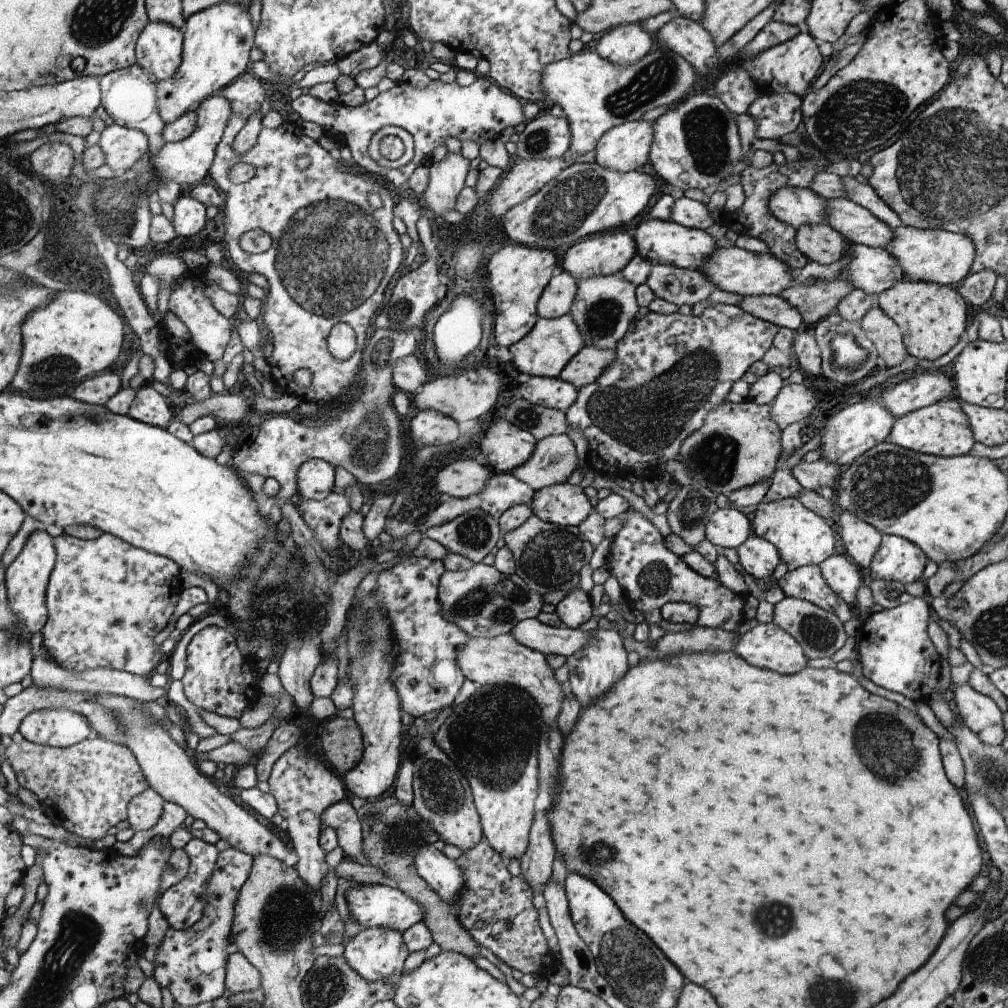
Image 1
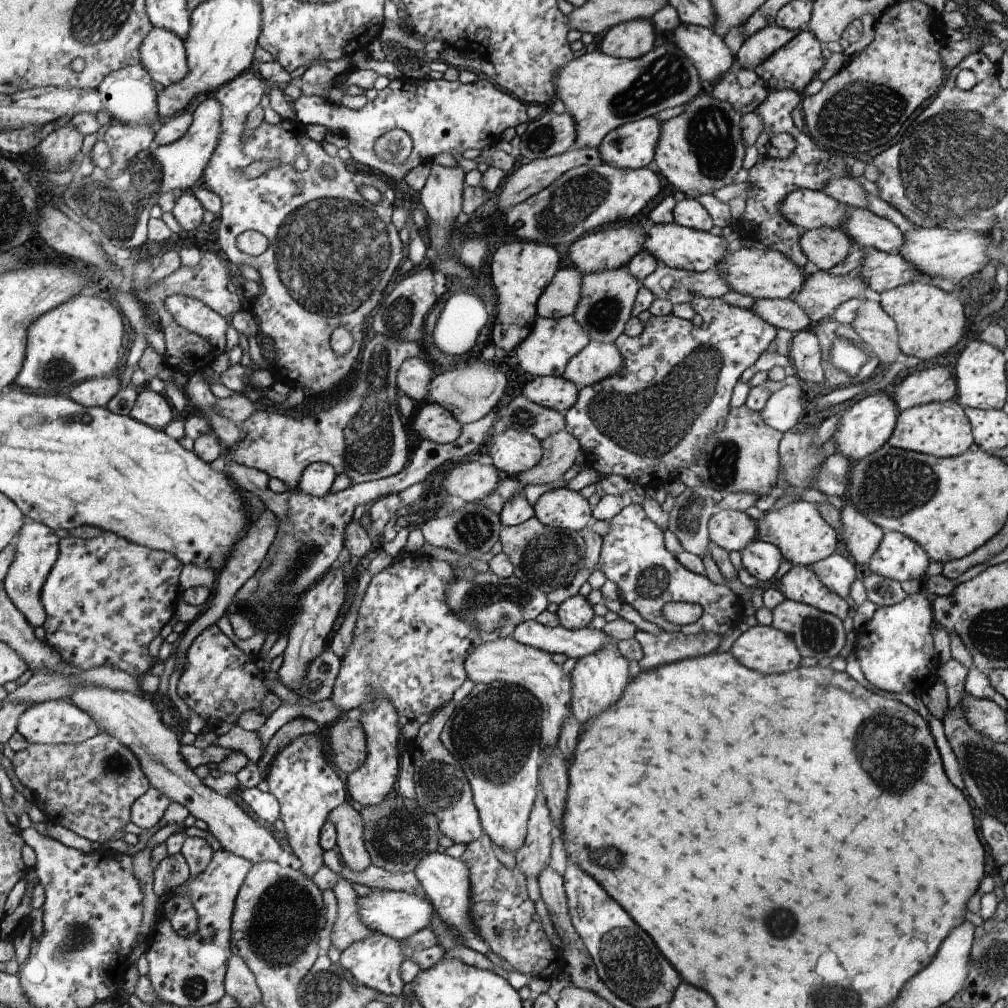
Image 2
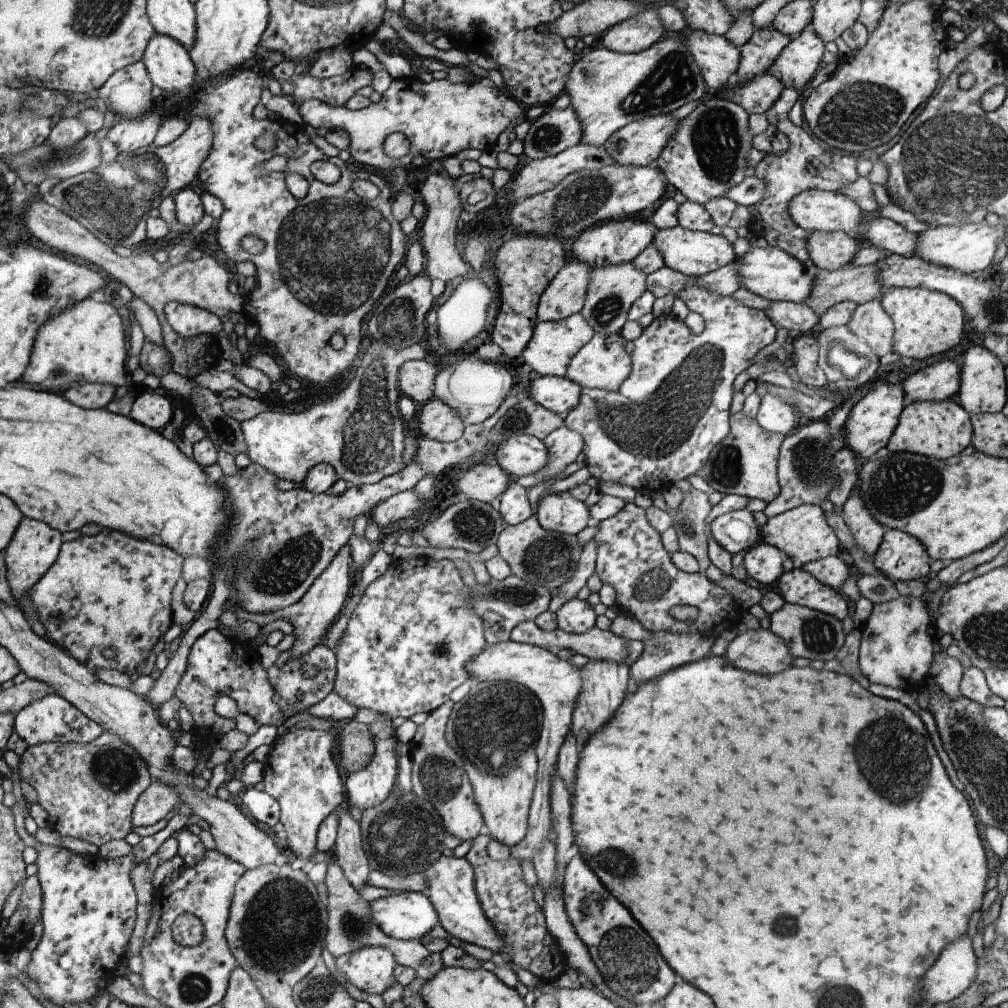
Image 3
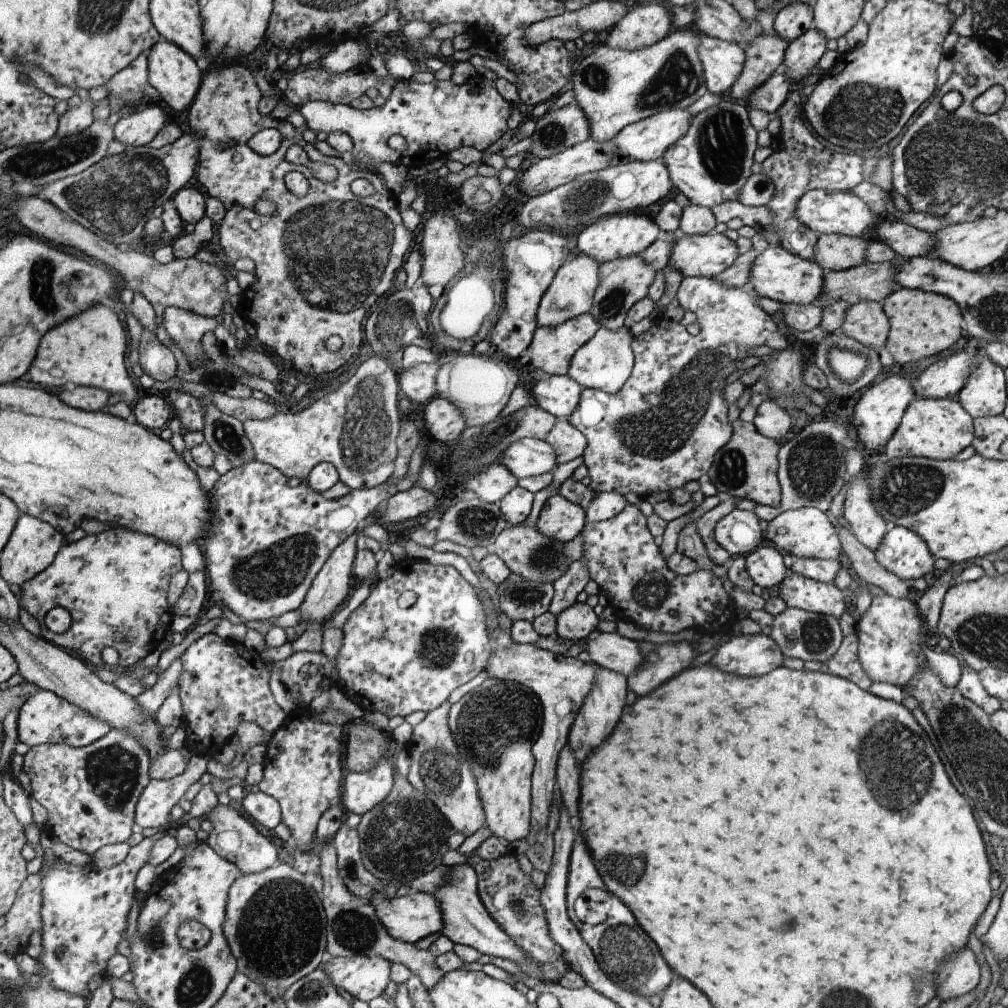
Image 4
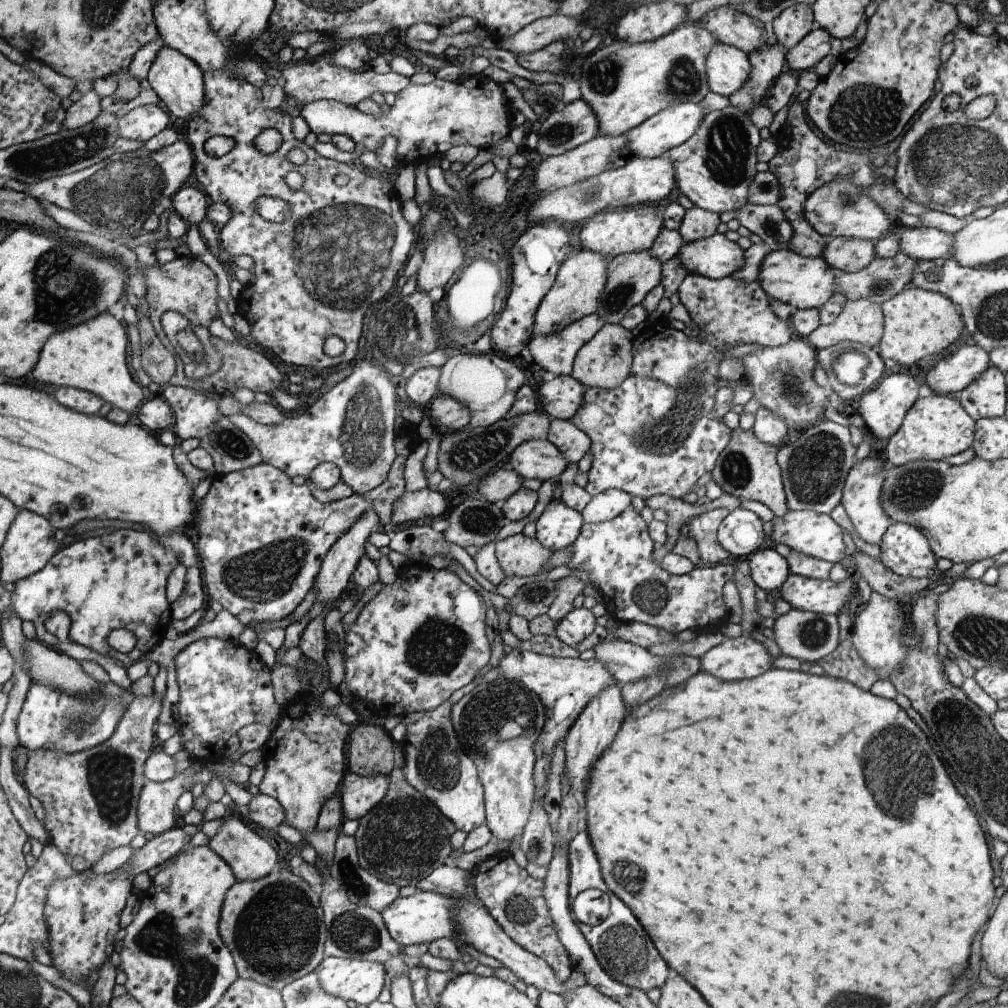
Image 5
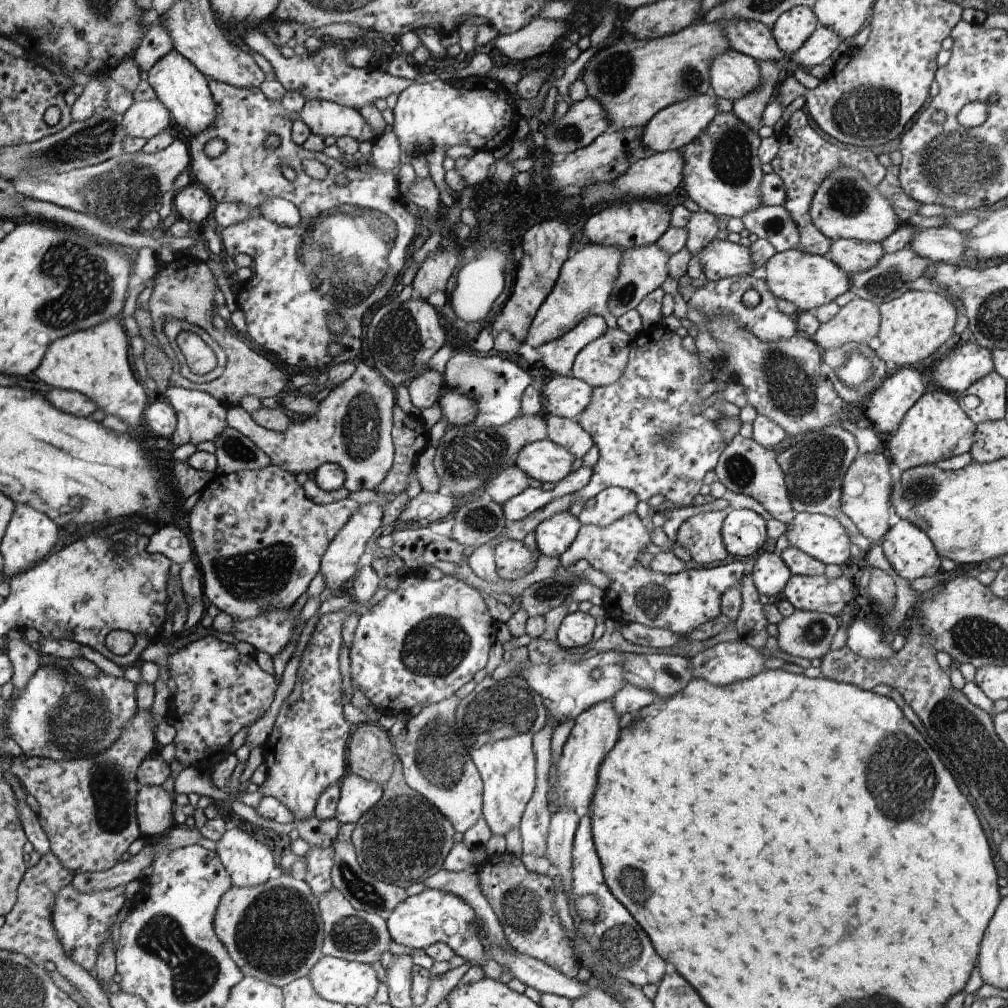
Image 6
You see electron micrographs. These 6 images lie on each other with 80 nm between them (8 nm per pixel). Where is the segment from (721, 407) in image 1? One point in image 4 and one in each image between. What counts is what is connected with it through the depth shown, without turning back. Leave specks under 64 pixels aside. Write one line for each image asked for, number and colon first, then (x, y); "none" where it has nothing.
2: (743, 456)
3: (745, 463)
4: (746, 467)

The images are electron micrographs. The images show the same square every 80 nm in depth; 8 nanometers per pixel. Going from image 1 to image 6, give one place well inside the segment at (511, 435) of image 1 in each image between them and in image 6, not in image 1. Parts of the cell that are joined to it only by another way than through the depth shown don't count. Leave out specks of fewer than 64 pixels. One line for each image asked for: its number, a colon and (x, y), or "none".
2: (512, 452)
3: (521, 454)
4: (530, 456)
5: (536, 459)
6: (546, 461)

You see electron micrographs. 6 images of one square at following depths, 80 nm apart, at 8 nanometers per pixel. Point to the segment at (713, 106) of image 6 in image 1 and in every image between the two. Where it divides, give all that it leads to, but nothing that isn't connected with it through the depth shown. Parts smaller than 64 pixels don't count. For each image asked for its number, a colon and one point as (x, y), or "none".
1: (623, 148)
2: (632, 146)
3: (639, 143)
4: (649, 139)
5: (671, 127)

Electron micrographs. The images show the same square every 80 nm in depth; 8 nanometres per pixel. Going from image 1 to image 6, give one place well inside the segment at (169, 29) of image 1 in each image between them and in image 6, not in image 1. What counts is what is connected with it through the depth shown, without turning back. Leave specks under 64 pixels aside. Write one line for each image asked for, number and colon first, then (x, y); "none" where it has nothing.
2: (163, 54)
3: (168, 62)
4: (173, 72)
5: (179, 82)
6: (180, 85)

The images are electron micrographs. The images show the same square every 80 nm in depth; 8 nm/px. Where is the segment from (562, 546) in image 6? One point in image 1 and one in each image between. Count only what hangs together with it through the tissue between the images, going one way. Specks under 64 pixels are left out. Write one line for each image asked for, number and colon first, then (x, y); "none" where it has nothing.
1: (564, 504)
2: (564, 508)
3: (562, 512)
4: (561, 519)
5: (559, 526)

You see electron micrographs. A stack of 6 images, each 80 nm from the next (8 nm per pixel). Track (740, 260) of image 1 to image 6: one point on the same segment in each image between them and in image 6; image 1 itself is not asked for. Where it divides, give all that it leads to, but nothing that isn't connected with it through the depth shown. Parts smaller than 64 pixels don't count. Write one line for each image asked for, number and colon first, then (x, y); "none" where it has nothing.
2: (760, 273)
3: (770, 273)
4: (778, 274)
5: (804, 283)
6: (808, 280)

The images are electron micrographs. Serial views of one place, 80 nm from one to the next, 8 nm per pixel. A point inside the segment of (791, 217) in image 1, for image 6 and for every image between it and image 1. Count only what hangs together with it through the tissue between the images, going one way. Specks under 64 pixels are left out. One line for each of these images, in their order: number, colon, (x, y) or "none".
2: (809, 209)
3: (812, 209)
4: (825, 212)
5: (839, 208)
6: (846, 205)

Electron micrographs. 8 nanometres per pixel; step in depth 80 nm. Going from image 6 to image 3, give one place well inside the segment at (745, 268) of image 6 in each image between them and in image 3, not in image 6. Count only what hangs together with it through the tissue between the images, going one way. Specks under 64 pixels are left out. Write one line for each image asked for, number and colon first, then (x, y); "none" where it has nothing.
3: (694, 253)
4: (708, 255)
5: (715, 258)

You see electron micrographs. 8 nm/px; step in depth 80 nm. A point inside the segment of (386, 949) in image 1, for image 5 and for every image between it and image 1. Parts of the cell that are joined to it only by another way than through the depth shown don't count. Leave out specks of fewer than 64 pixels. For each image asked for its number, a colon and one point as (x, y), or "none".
2: (375, 961)
3: (370, 970)
4: (364, 977)
5: (361, 981)

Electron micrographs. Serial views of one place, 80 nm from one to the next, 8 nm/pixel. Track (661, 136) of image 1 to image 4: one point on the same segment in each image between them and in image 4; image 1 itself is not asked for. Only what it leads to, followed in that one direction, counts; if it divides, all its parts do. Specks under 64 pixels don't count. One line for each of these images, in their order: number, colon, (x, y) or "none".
2: (701, 150)
3: (708, 154)
4: (709, 165)

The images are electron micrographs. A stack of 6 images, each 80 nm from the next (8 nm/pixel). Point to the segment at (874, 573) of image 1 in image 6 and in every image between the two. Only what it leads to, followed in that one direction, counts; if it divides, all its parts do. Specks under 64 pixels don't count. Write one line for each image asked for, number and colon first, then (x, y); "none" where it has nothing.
2: (899, 558)
3: (901, 557)
4: (902, 552)
5: (904, 550)
6: (910, 552)

